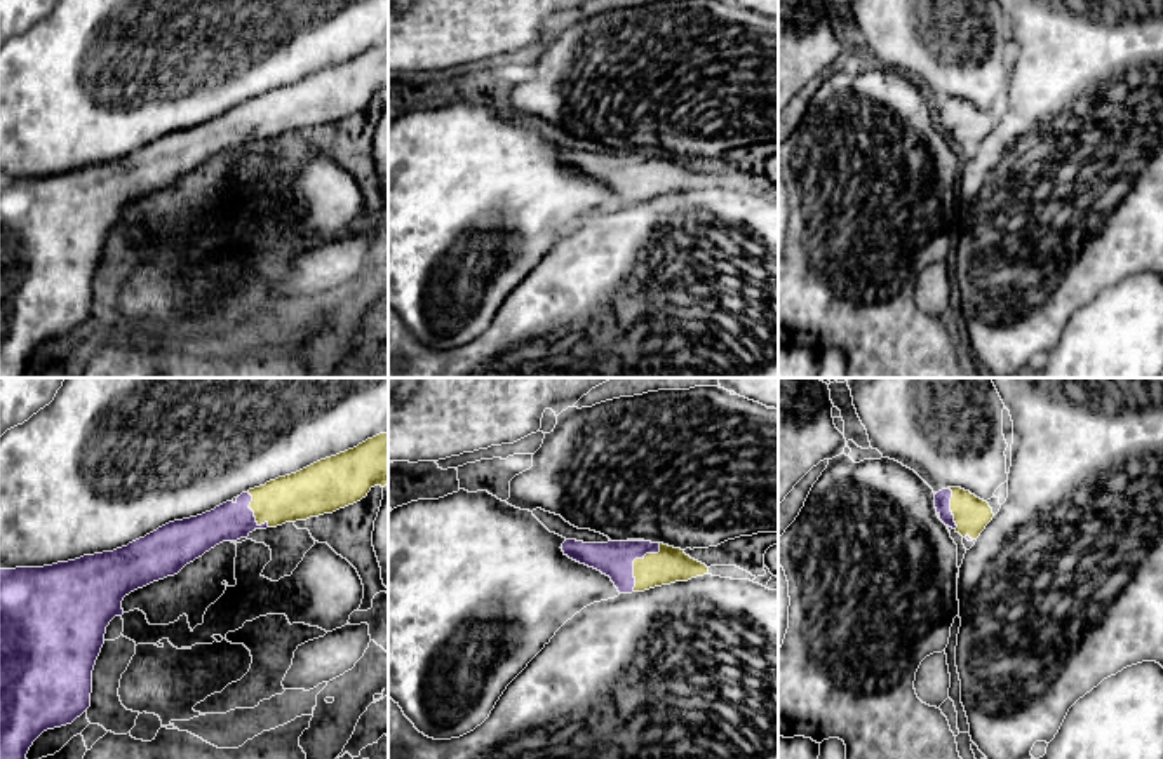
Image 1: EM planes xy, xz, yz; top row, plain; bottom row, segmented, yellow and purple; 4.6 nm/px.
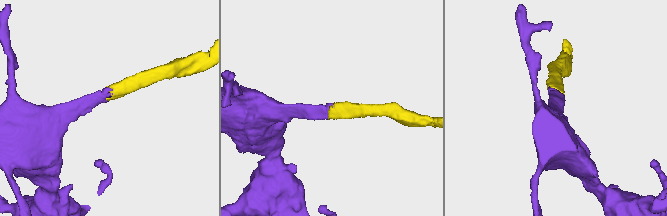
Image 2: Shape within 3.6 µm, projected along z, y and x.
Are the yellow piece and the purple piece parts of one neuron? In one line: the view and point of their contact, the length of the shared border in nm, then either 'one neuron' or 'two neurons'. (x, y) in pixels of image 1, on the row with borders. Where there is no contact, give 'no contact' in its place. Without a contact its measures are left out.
xz (634, 561) | 260 nm | one neuron

